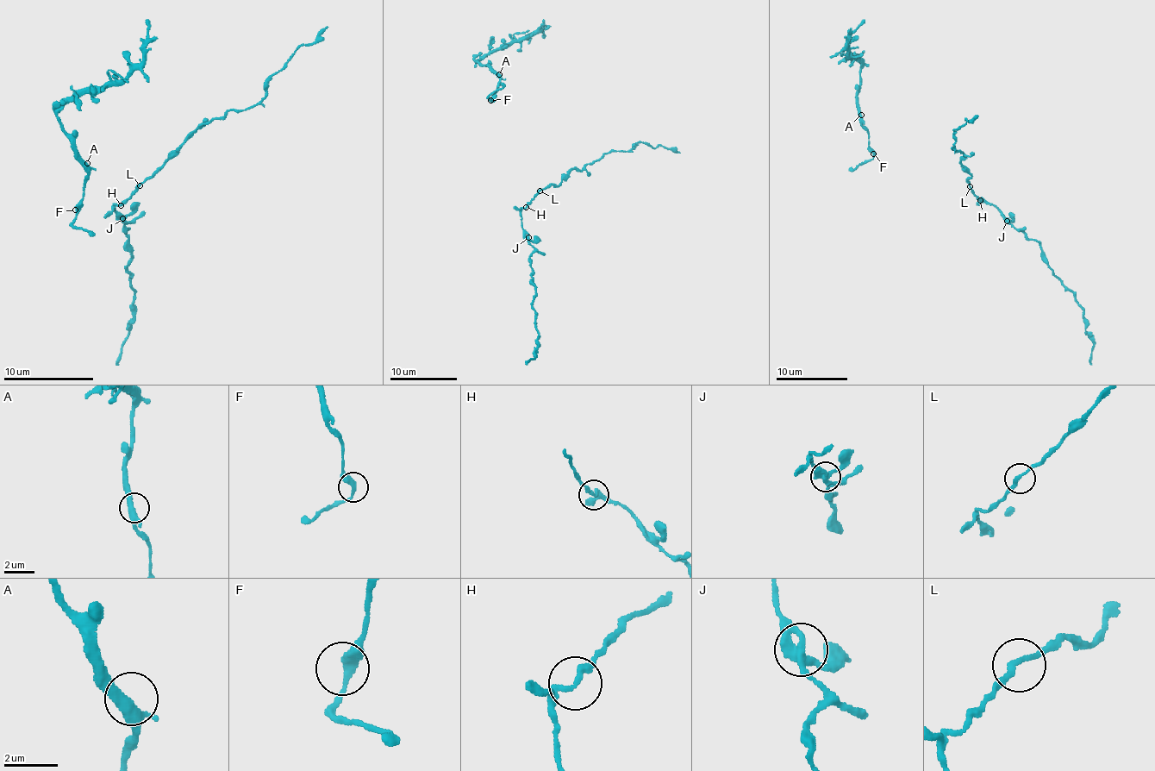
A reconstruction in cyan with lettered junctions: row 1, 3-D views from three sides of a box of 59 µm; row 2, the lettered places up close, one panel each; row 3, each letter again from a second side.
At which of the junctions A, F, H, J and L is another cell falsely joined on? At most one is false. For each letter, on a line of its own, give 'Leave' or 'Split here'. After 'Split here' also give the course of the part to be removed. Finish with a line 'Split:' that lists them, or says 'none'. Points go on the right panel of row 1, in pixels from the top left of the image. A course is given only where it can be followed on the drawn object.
A: Leave
F: Leave
H: Leave
J: Leave
L: Leave
Split: none

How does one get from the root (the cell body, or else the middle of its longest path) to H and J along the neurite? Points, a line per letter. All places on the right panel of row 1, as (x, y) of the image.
H: (968, 184), (973, 196), (981, 200)
J: (968, 184), (971, 193), (991, 203), (1008, 220)

